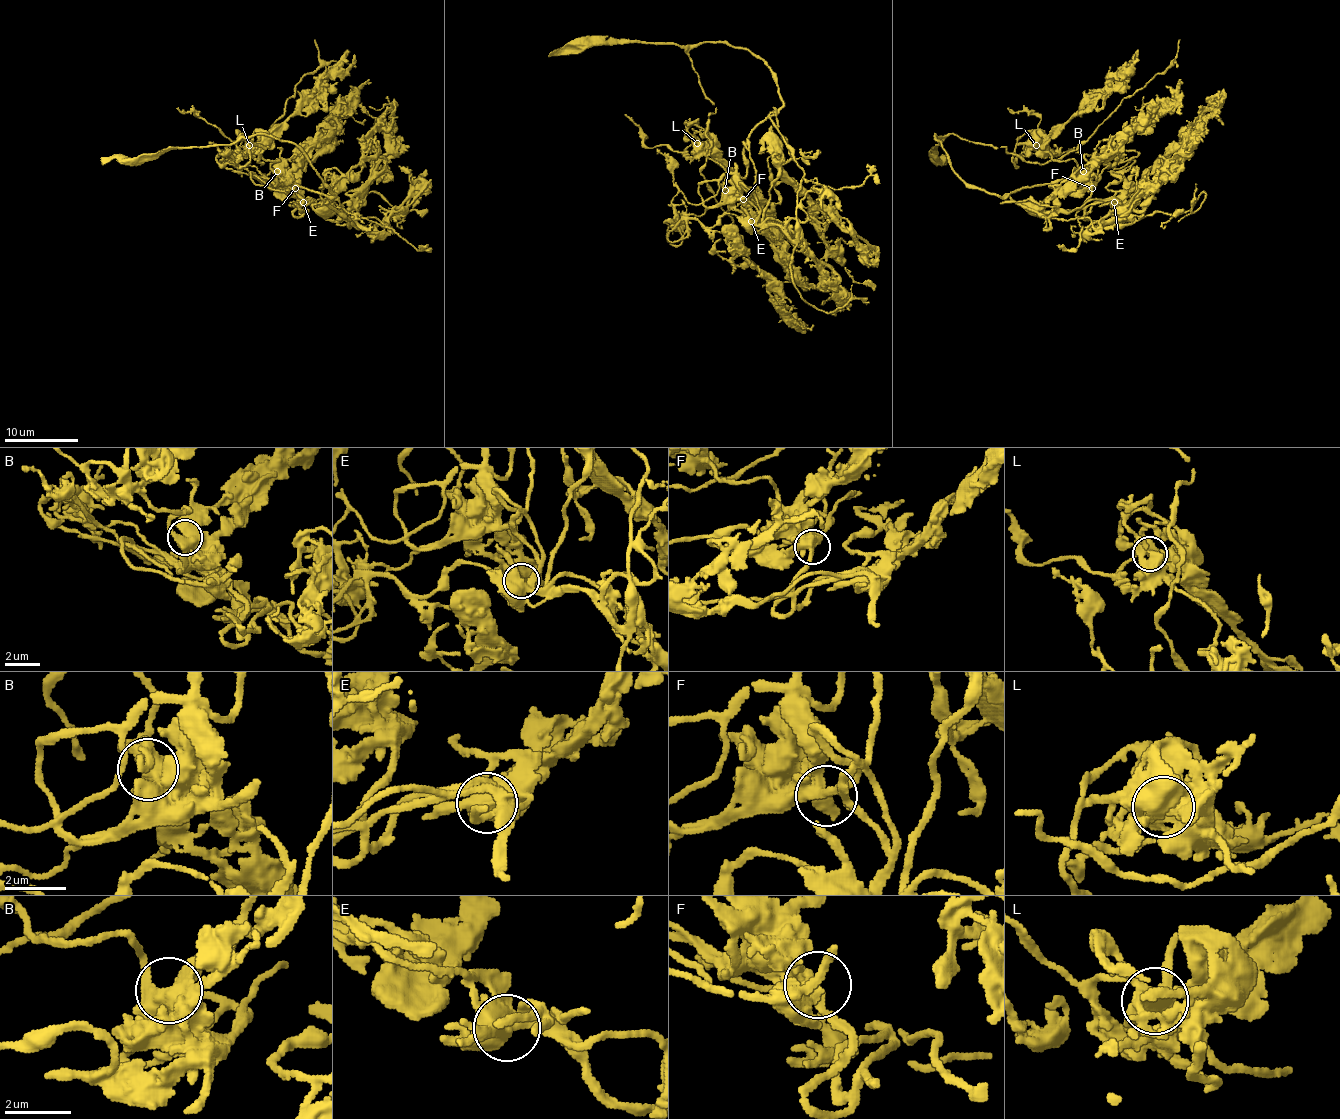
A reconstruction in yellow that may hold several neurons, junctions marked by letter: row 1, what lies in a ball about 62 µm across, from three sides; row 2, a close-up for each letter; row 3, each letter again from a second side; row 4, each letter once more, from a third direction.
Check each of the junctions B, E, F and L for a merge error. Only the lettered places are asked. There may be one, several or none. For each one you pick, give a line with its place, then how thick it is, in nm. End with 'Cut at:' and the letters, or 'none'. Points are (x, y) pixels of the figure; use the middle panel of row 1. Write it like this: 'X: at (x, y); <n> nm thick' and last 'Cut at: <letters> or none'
Cut at: none

